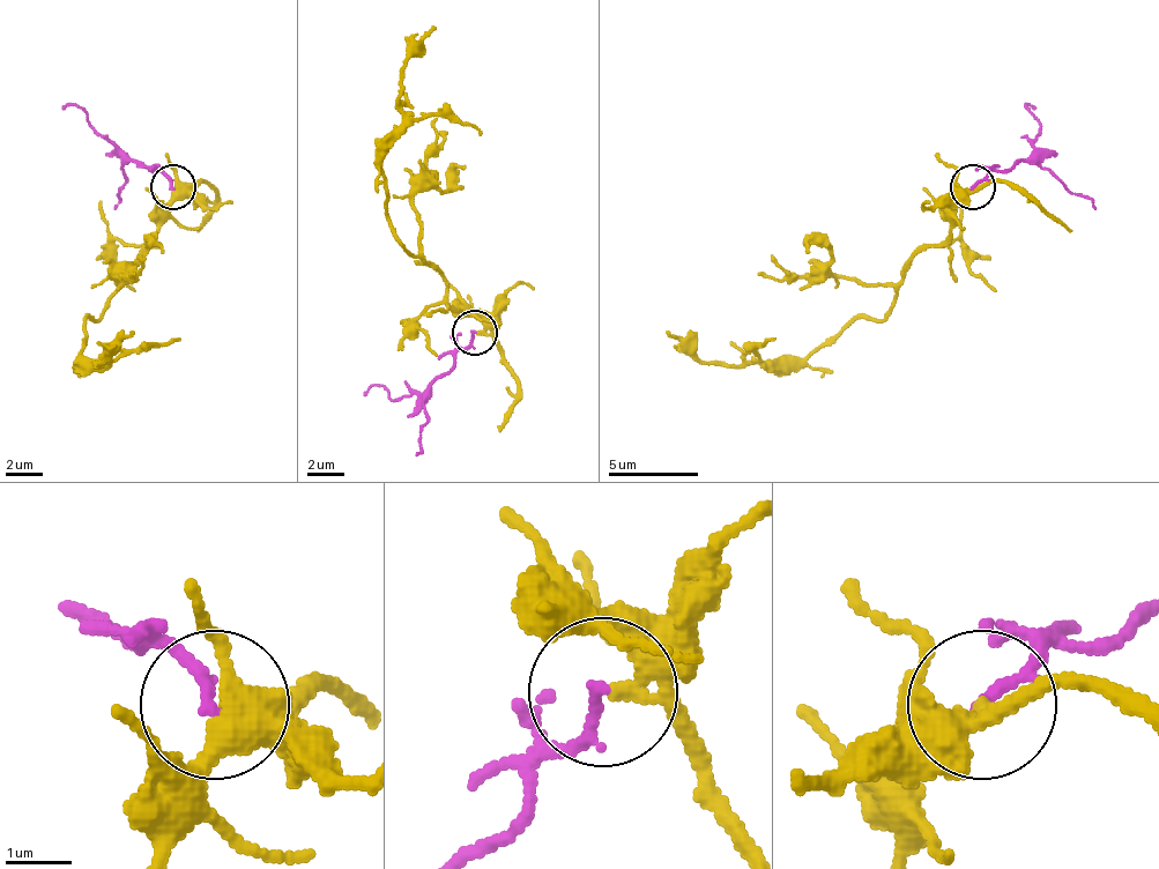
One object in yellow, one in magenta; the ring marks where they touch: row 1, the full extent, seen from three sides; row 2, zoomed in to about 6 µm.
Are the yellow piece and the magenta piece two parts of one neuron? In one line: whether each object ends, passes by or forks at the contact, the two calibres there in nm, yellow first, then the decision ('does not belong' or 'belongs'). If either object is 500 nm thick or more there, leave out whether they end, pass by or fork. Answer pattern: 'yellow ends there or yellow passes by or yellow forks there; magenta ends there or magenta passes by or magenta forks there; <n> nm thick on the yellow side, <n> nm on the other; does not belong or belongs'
yellow passes by; magenta ends there; 240 nm thick on the yellow side, 180 nm on the other; does not belong

